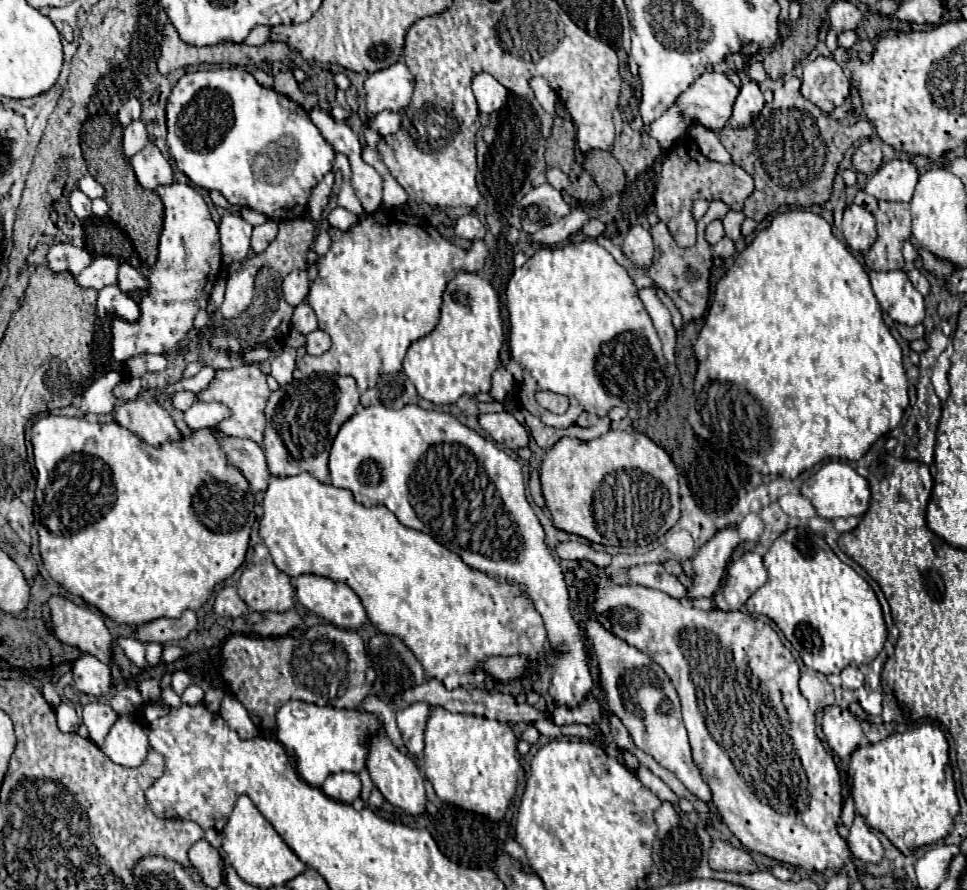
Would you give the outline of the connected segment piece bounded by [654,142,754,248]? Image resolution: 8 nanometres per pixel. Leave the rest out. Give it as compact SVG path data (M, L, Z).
M692 142L686 152L678 152L678 146L674 152L664 160L662 164L662 176L654 194L658 218L670 228L674 240L678 246L688 248L696 242L696 220L692 216L692 204L694 200L722 200L732 210L742 210L744 200L752 194L754 180L748 176L740 166L726 166L720 162L708 160L696 142Z

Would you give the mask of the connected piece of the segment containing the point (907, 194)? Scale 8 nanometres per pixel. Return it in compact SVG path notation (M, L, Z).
M892 160L868 178L864 192L878 200L910 202L916 182L918 170L910 160Z

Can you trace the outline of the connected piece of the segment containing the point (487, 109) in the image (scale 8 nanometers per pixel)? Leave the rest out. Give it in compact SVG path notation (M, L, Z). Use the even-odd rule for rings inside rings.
M478 74L472 82L472 90L482 114L498 112L508 100L508 90L490 74Z

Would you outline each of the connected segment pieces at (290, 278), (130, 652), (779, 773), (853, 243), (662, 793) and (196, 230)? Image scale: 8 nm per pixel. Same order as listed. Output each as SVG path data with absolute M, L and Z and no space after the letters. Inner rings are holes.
M294 270L294 272L290 272L284 278L284 284L282 284L284 298L292 306L298 306L298 304L304 302L304 298L308 296L308 288L310 288L310 284L308 284L306 270Z
M116 636L116 642L118 646L124 650L124 654L140 668L140 670L146 670L148 668L148 662L146 662L146 656L144 656L144 644L130 638L130 636Z
M610 584L598 588L594 616L614 636L650 656L672 680L682 704L692 758L700 768L704 782L710 786L712 804L744 848L806 872L840 870L850 862L848 842L842 840L836 830L842 812L838 768L814 732L816 716L798 690L800 670L796 658L780 642L770 624L740 610L696 610L688 602L638 584ZM766 672L786 672L792 718L782 700L780 678L770 678Z
M848 206L844 210L844 222L842 222L842 232L848 242L848 246L860 254L866 254L868 248L876 242L876 222L874 216L864 210L862 206Z
M638 768L638 778L640 778L640 782L648 788L648 790L652 790L660 800L668 800L668 802L672 802L672 804L676 804L678 802L678 796L658 778L658 776L654 776L648 768Z
M172 182L166 186L156 188L156 194L164 202L164 230L160 236L160 252L158 252L158 262L150 272L150 290L146 296L140 300L140 318L136 322L126 322L126 320L114 320L112 322L112 348L114 348L114 360L116 362L126 362L132 356L142 356L142 354L164 354L170 348L174 348L180 340L188 336L192 330L194 316L200 308L206 308L210 300L210 292L214 288L214 272L220 270L222 266L222 252L220 252L220 238L218 238L218 226L210 216L210 210L204 202L204 198L188 184L182 182Z

